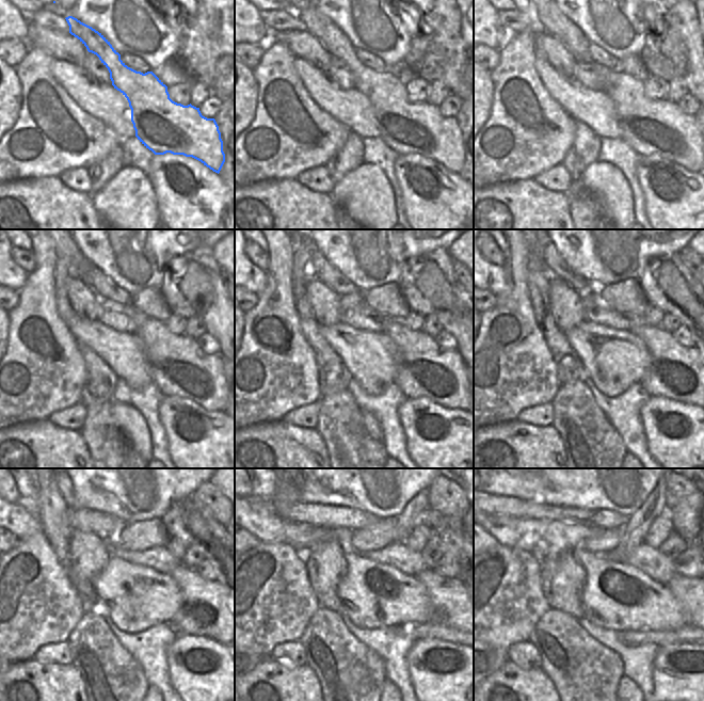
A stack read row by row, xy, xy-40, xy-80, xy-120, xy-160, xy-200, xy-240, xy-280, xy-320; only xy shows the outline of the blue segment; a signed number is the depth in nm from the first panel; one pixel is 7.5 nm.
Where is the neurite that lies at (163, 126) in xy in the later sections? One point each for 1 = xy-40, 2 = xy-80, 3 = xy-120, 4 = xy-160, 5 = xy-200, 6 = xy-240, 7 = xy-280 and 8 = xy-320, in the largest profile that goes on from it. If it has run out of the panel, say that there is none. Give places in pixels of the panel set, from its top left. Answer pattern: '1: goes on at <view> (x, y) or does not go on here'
1: goes on at xy-40 (409, 128)
2: goes on at xy-80 (652, 127)
3: goes on at xy-120 (177, 365)
4: goes on at xy-160 (426, 370)
5: goes on at xy-200 (677, 372)
6: goes on at xy-240 (204, 612)
7: goes on at xy-280 (450, 604)
8: goes on at xy-320 (690, 591)

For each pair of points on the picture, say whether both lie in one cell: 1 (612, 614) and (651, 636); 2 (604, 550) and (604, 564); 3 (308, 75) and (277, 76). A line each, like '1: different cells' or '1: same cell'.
1: different cells
2: different cells
3: different cells

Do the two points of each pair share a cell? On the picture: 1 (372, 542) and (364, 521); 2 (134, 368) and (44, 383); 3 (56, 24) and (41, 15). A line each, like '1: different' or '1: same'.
1: different
2: different
3: same

